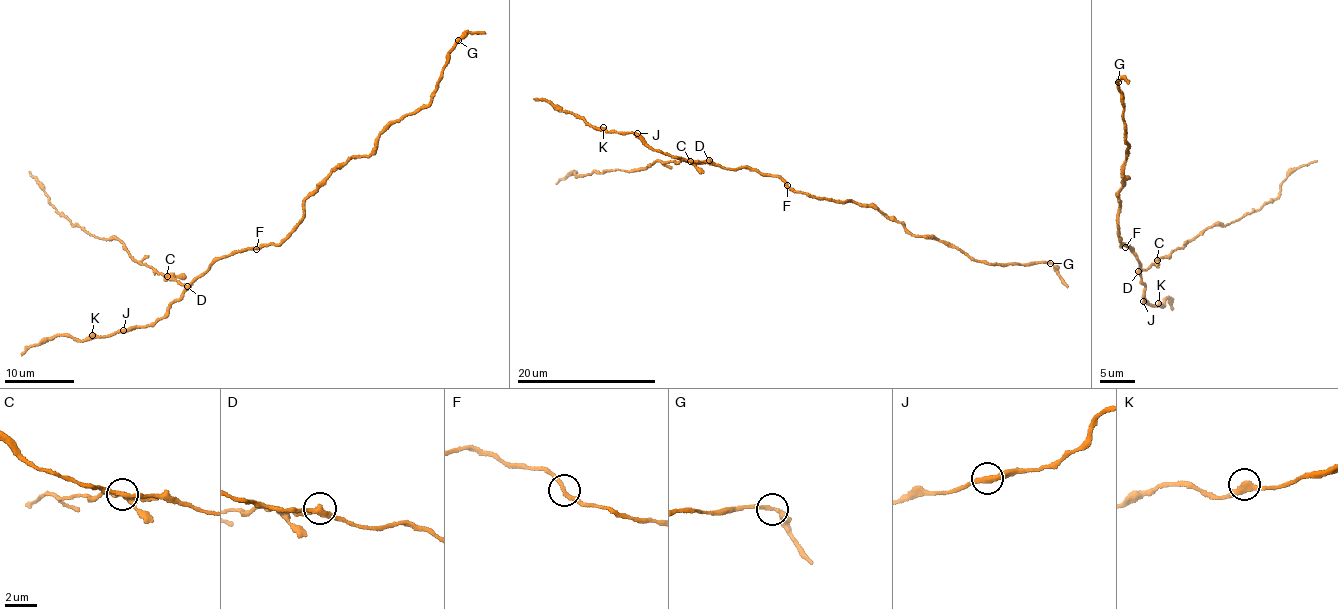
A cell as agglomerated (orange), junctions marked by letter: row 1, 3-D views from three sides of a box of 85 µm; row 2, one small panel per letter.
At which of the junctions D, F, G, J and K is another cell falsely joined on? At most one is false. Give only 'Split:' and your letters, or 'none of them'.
Split: D

